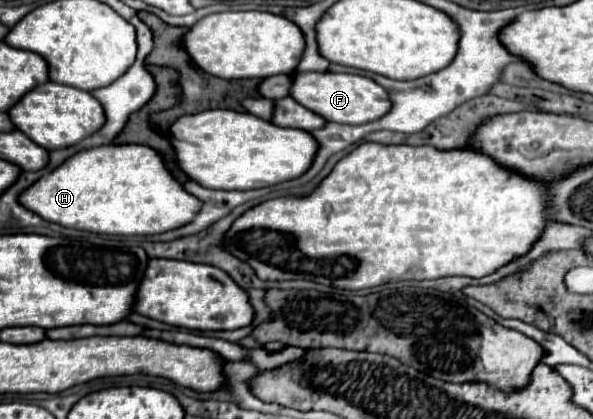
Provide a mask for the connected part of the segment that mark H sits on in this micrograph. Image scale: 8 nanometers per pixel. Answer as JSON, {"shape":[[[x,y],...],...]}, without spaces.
{"shape":[[[107,144],[81,150],[59,164],[53,172],[33,182],[19,194],[19,202],[43,216],[43,220],[61,224],[65,228],[97,232],[97,234],[121,234],[121,236],[145,236],[145,234],[161,234],[173,228],[179,228],[199,212],[199,200],[187,194],[183,186],[165,170],[161,156],[141,144]]]}

